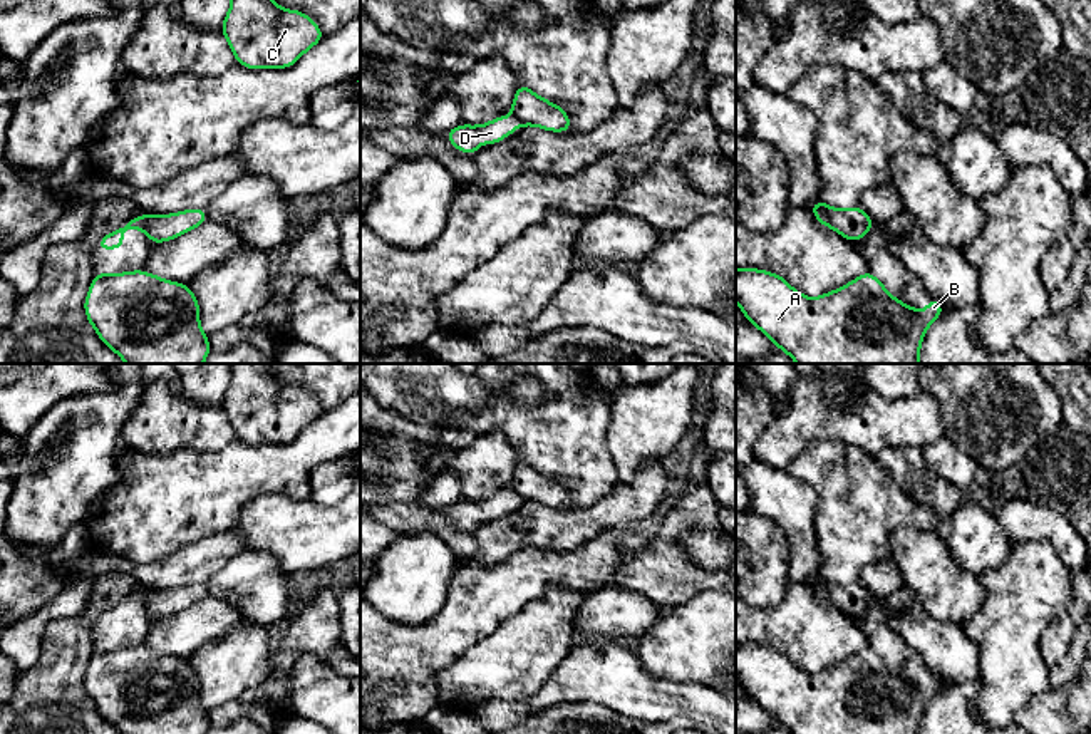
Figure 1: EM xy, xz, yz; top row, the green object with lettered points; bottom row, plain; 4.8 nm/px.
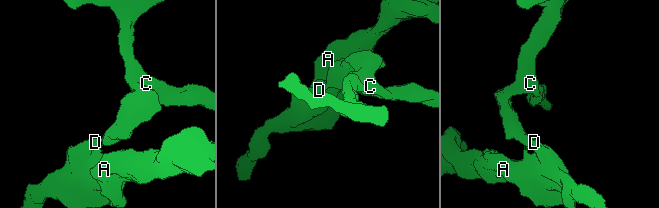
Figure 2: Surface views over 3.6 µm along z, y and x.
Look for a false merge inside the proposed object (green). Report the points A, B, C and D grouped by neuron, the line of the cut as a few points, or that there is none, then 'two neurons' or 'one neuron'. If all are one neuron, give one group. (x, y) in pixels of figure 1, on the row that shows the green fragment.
A B D / C; cut in xy along (139, 215), (144, 228); two neurons

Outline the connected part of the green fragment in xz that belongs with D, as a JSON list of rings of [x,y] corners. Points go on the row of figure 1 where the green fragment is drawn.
[[[514,116],[494,117],[483,126],[459,124],[449,132],[442,132],[444,137],[463,154],[476,154],[479,151],[479,142],[484,141],[488,146],[506,139],[521,126],[520,119]]]

